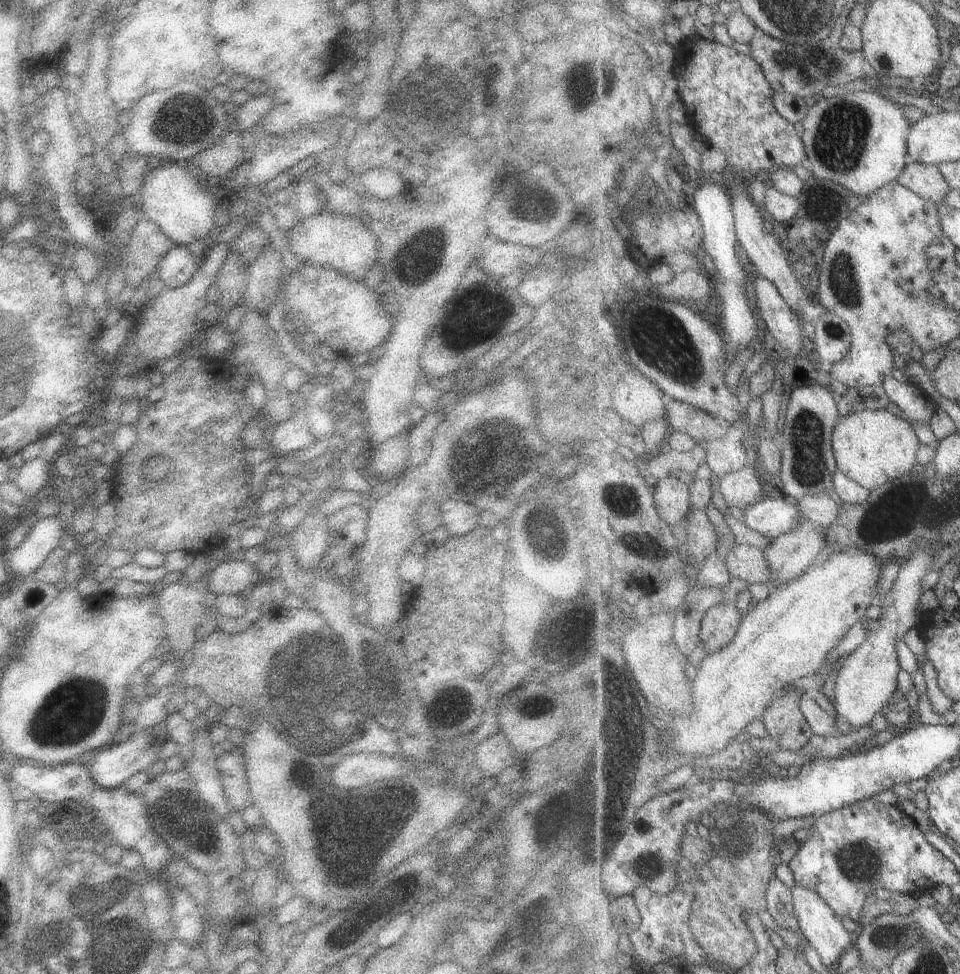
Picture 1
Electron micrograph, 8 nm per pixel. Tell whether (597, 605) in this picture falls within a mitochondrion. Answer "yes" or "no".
no

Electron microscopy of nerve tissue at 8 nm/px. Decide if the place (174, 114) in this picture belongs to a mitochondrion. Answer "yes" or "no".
yes

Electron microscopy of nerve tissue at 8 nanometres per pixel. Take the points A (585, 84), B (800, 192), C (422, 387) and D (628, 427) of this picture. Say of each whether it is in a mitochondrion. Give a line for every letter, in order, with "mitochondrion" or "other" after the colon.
A: mitochondrion
B: other
C: other
D: other

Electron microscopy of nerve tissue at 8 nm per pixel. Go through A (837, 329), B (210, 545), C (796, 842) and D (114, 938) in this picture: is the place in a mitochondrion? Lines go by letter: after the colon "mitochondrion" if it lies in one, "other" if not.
A: mitochondrion
B: other
C: other
D: mitochondrion

